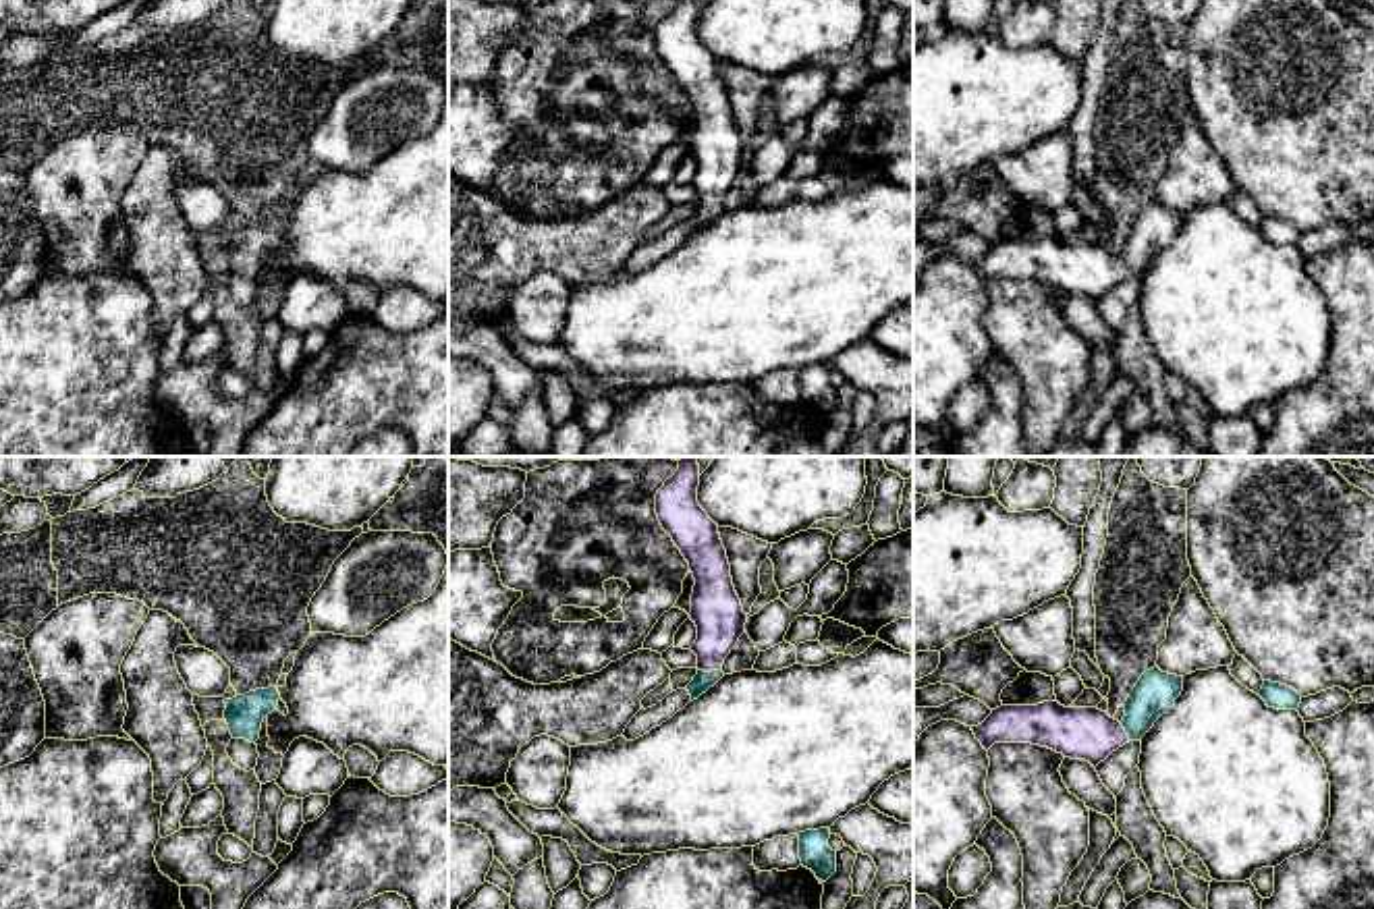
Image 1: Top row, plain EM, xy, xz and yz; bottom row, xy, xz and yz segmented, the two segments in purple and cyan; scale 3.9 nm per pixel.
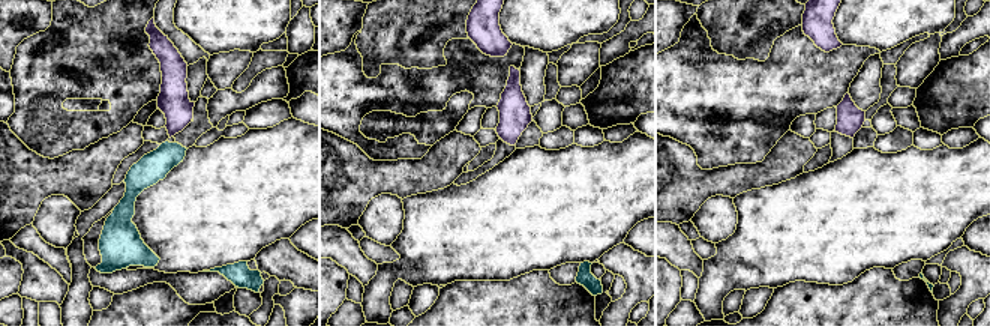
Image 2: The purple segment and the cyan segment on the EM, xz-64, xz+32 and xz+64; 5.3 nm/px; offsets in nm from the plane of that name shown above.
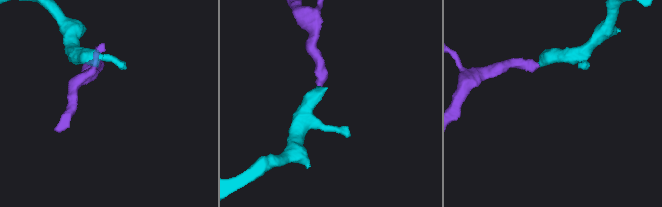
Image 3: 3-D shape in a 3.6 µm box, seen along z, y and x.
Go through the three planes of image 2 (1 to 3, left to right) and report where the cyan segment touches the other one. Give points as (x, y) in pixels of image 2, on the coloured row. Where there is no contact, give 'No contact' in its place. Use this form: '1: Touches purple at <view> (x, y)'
1: No contact
2: No contact
3: No contact

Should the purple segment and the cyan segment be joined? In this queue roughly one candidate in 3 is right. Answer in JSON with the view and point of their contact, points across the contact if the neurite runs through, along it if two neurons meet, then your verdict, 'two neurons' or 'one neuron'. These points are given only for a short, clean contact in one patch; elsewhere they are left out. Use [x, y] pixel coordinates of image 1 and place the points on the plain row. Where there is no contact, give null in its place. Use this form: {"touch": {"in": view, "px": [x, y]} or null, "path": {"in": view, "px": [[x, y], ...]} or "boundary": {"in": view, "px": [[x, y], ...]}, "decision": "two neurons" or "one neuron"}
{"touch": {"in": "xz", "px": [710, 206]}, "path": {"in": "xz", "px": [[717, 146], [710, 206], [702, 216]]}, "decision": "one neuron"}

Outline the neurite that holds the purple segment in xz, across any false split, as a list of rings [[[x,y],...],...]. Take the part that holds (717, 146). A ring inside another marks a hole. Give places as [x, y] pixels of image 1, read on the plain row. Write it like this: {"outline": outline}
{"outline": [[[679,0],[656,29],[658,56],[695,114],[689,152],[697,162],[697,174],[691,181],[697,191],[697,210],[687,220],[691,237],[724,212],[722,197],[747,158],[718,60],[699,42],[697,21],[699,0]]]}

